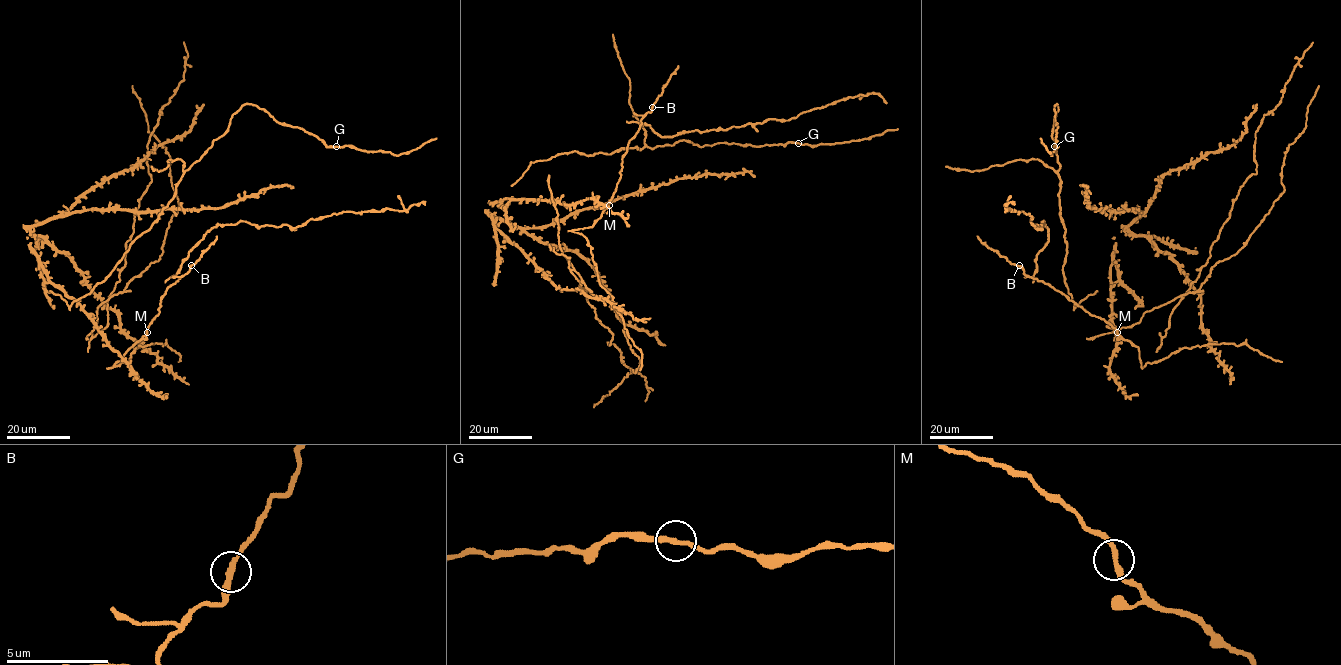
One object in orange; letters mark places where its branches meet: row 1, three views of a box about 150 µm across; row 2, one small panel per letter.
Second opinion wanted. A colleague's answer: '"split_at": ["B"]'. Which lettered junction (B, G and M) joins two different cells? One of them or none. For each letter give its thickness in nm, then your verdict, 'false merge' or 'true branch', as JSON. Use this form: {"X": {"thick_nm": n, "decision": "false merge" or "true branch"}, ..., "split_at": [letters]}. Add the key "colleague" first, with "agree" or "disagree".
{"colleague": "disagree", "B": {"thick_nm": 280, "decision": "true branch"}, "G": {"thick_nm": 280, "decision": "false merge"}, "M": {"thick_nm": 280, "decision": "true branch"}, "split_at": ["G"]}

